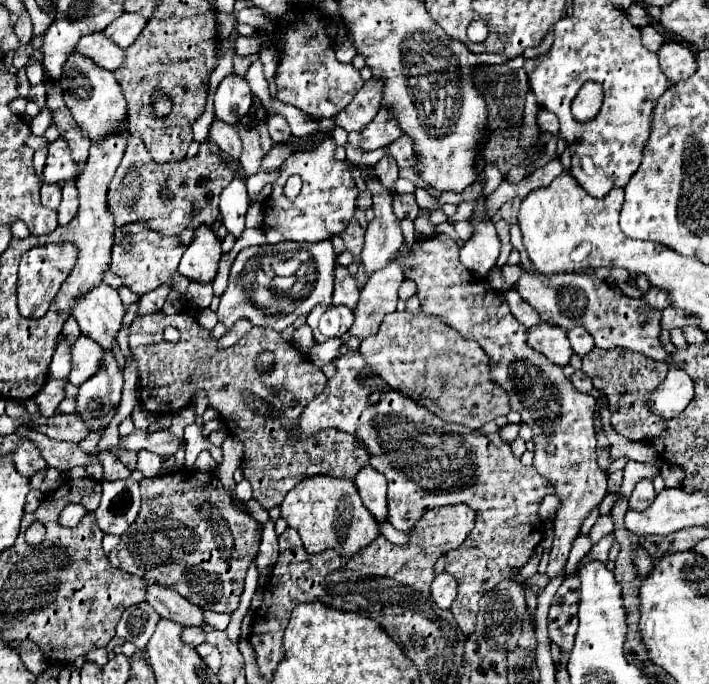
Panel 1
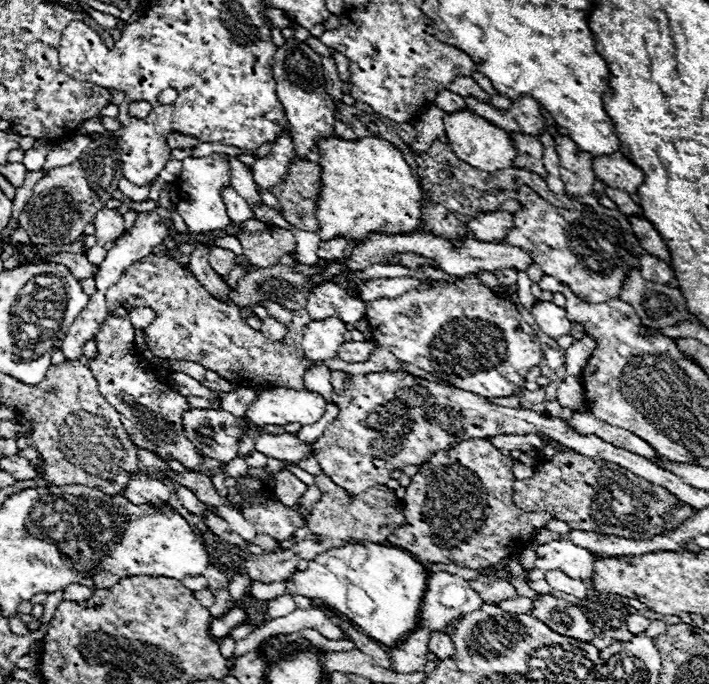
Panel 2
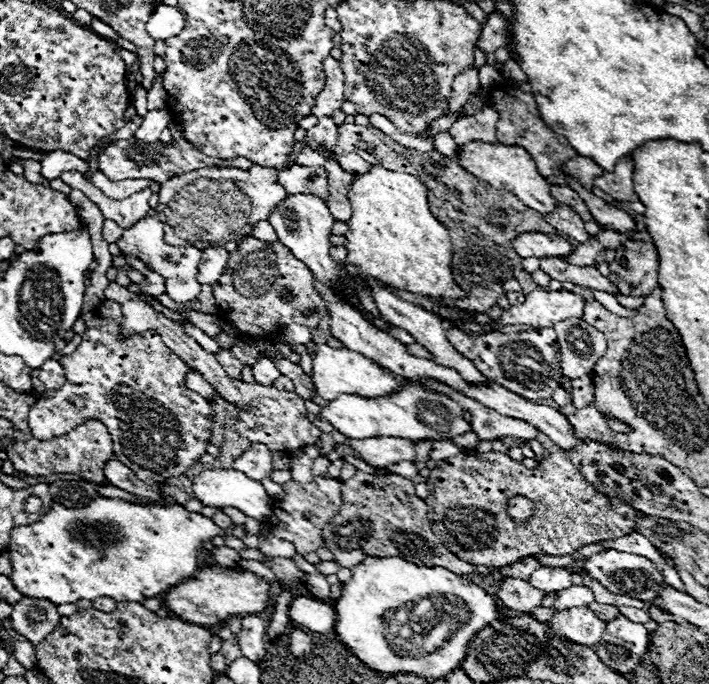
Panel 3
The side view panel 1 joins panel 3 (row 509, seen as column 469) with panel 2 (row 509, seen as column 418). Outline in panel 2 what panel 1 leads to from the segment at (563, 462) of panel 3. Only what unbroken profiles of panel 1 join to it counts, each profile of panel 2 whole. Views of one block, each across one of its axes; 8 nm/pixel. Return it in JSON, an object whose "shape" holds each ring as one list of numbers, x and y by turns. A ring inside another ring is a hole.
{"shape":[[464,440,450,450,440,450,430,462,420,466,420,472,412,476,404,496,406,522,388,538,390,546,410,552,420,562,442,562,466,568,488,568,502,558,518,556,528,542,534,540,540,528,546,528,548,520,556,516,544,512,524,512,512,504,512,486,516,482,512,474,514,460,504,456,488,440]]}

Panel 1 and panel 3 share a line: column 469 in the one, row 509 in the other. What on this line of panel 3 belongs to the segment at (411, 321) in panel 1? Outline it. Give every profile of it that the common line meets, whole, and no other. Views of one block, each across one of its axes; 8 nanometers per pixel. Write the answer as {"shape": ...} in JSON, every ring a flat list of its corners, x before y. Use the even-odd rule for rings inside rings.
{"shape":[[356,472,340,486,342,506,340,512,324,526,322,540,334,556,334,562,352,568,366,556,398,556,418,566,442,566,456,574,480,572,488,574,484,566,472,566,454,556,432,532,428,522,428,508,422,498,416,496,414,484,398,474,372,476]]}

